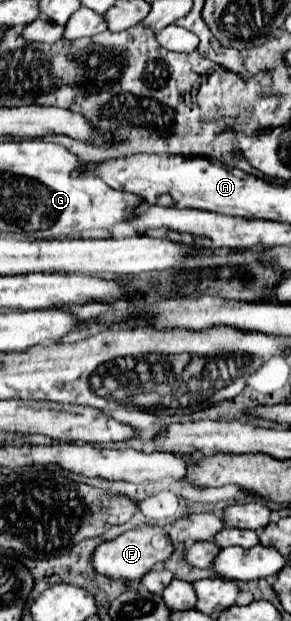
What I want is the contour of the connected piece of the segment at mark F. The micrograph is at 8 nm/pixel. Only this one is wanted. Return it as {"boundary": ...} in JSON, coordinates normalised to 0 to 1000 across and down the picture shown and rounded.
{"boundary":[[[491,845],[450,855],[416,858],[381,871],[354,871],[313,894],[320,916],[375,932],[430,932],[430,936],[478,936],[491,923],[505,923],[533,907],[560,907],[595,890],[595,878],[560,849]]]}

